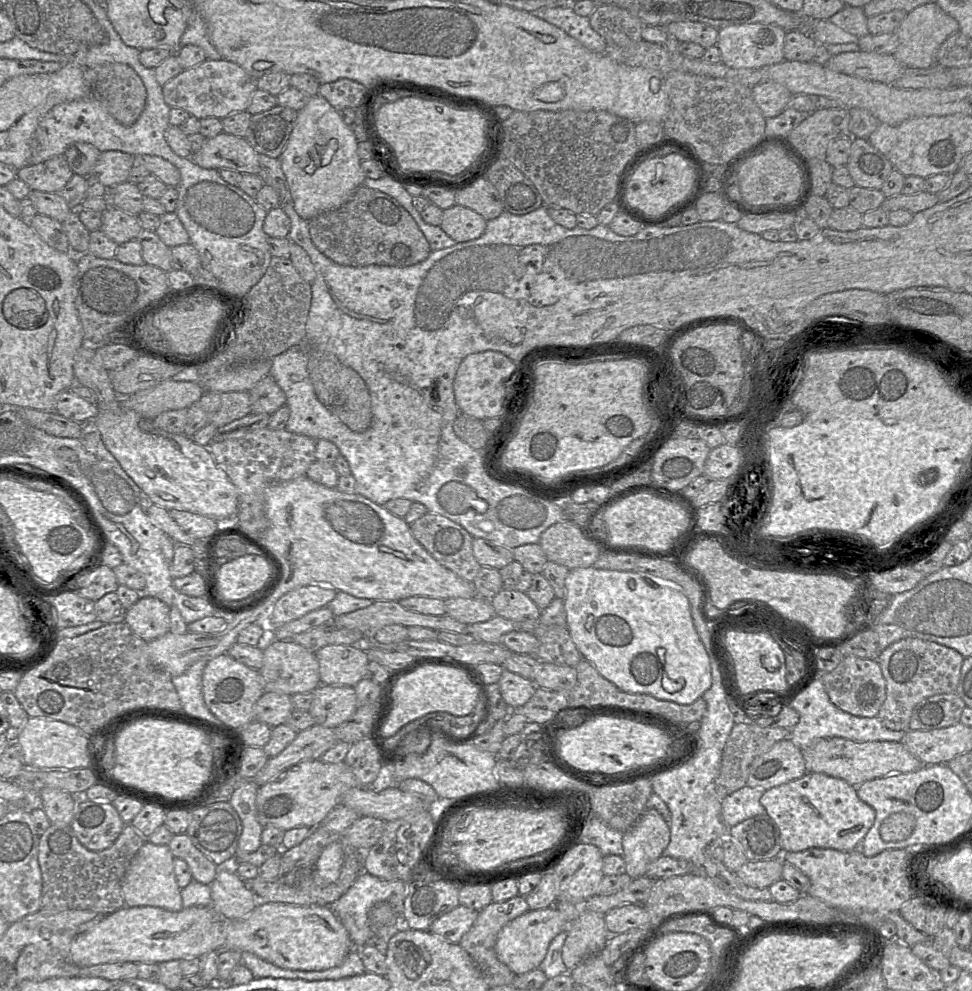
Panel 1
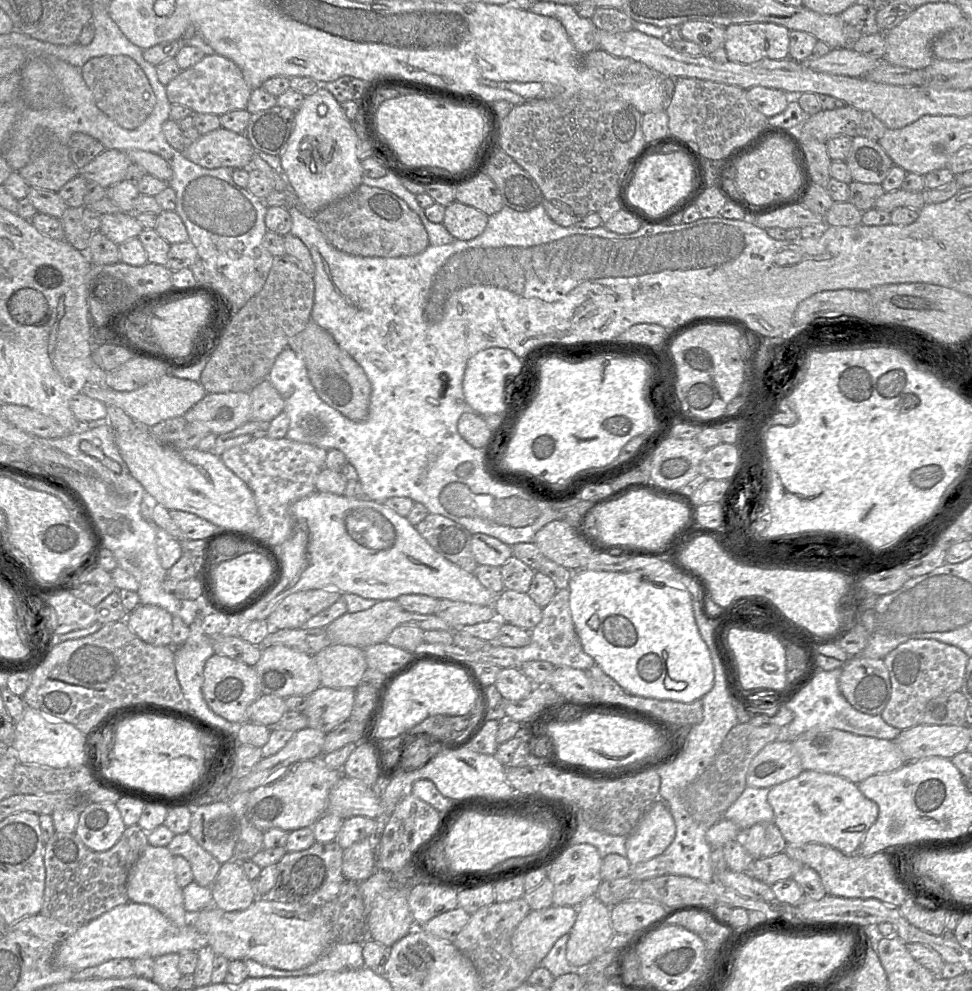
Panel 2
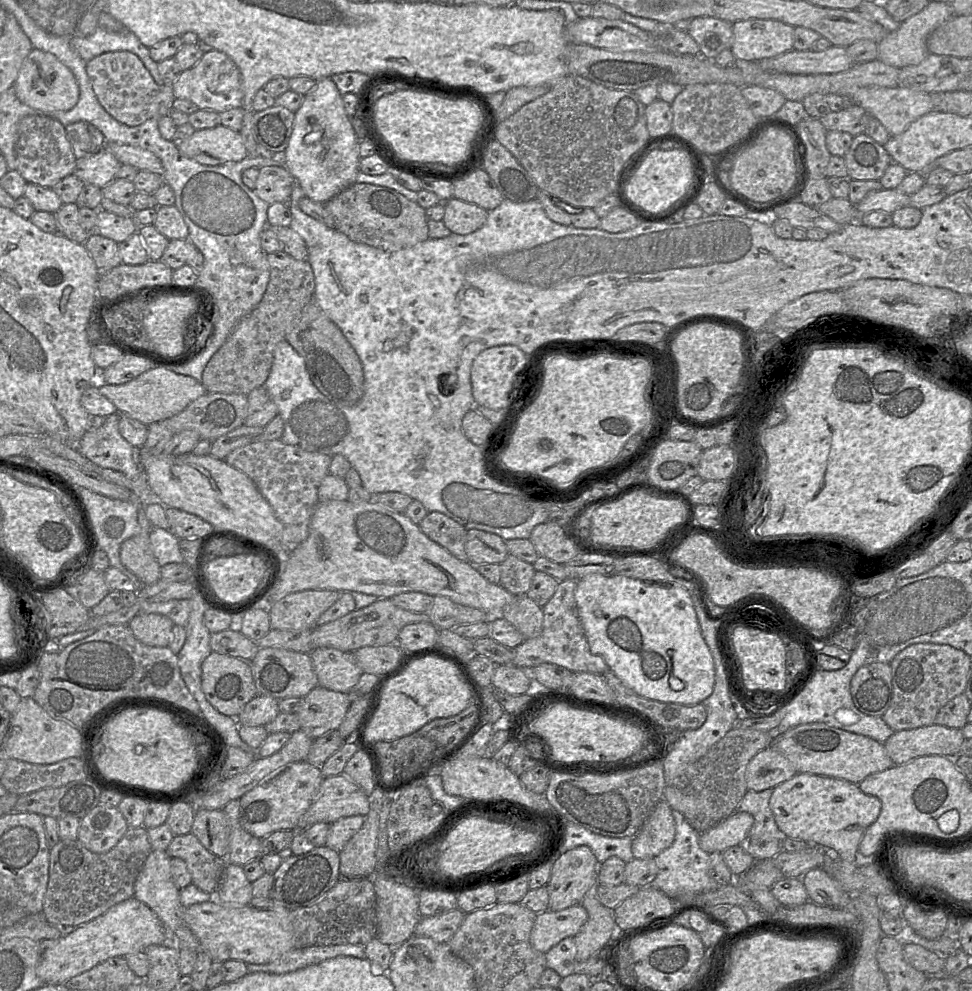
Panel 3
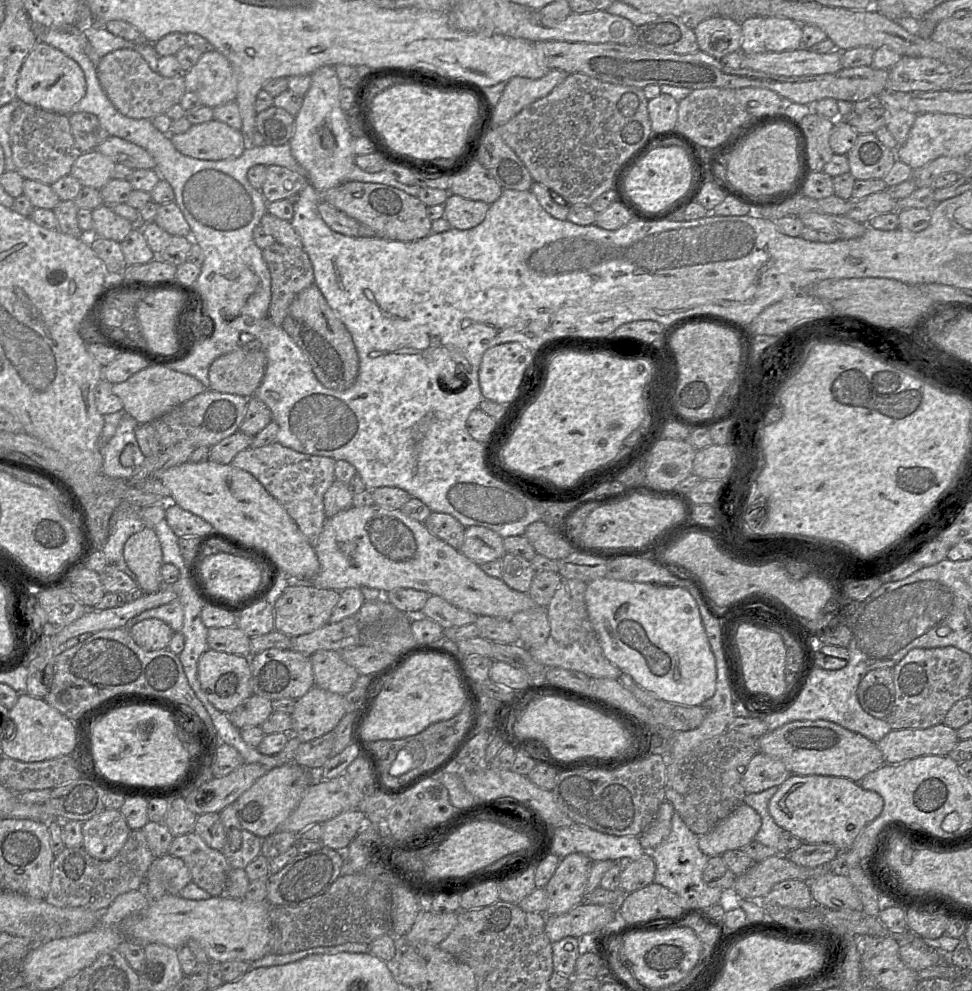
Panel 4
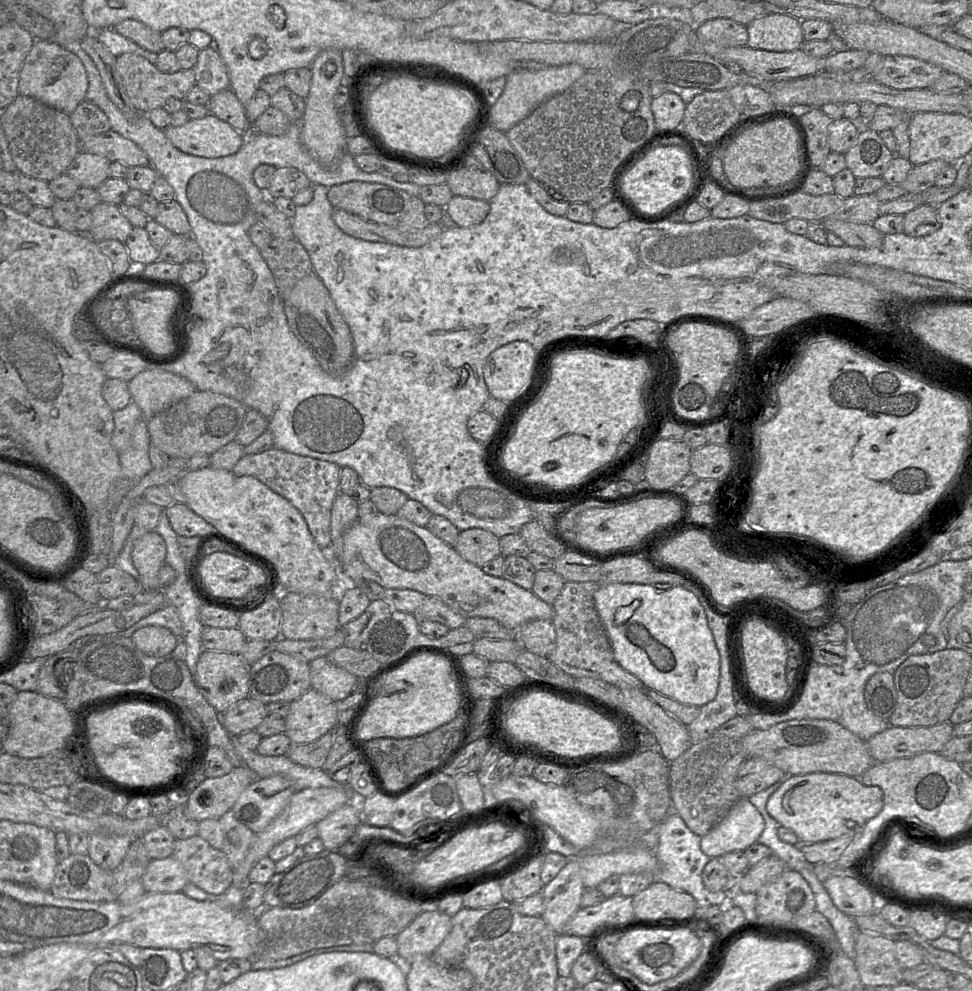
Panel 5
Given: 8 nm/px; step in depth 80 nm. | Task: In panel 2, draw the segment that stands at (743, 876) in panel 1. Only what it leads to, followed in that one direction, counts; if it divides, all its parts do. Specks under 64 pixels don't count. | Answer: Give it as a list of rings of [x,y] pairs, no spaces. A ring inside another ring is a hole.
[[[784,852],[762,859],[754,859],[746,873],[767,884],[792,878],[803,865],[789,858]]]

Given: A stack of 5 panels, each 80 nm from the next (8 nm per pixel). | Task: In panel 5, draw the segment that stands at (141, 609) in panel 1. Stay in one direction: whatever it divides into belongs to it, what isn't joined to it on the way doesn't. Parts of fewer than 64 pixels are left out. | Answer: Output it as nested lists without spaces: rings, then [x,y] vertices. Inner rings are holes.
[[[147,625],[137,629],[131,640],[135,647],[148,656],[160,657],[170,654],[178,642],[168,628],[159,625]]]

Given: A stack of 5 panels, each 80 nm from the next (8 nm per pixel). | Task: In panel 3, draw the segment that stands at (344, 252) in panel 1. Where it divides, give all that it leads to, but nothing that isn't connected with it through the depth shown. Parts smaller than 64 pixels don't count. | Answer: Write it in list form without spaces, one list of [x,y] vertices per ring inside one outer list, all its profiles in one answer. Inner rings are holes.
[[[354,183],[324,203],[324,208],[334,219],[337,231],[351,241],[384,251],[406,249],[429,238],[425,209],[384,186]]]

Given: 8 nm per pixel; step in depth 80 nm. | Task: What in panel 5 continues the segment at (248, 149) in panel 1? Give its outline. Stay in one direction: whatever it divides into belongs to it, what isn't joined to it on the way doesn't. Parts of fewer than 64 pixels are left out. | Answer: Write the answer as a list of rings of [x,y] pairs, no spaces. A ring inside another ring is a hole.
[[[211,113],[201,119],[189,119],[179,127],[169,125],[162,131],[180,151],[205,158],[235,154],[246,138],[230,124]]]

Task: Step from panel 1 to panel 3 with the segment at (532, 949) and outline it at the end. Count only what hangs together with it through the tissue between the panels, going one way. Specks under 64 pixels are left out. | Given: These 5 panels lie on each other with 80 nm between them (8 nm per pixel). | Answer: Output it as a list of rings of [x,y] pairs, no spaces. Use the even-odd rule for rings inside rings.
[[[582,904],[559,911],[537,913],[530,933],[530,944],[537,951],[547,953],[564,938],[574,937],[587,918],[587,911]]]

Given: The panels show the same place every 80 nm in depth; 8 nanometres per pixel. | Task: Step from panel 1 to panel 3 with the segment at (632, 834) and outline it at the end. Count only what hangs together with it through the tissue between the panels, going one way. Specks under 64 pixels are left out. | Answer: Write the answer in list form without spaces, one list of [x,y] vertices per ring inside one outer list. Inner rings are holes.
[[[660,800],[632,840],[632,853],[636,859],[655,858],[672,845],[676,828],[672,808]]]

